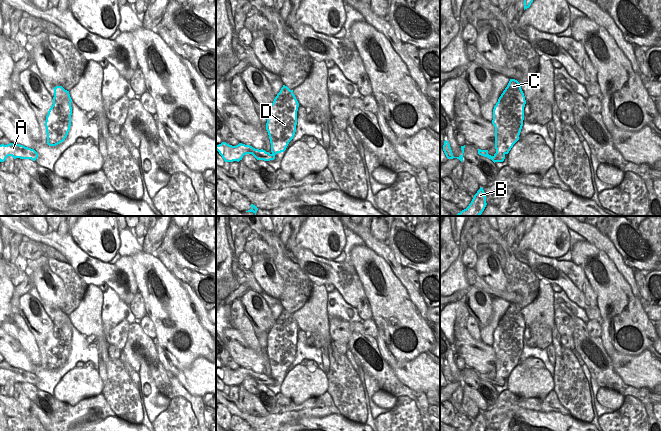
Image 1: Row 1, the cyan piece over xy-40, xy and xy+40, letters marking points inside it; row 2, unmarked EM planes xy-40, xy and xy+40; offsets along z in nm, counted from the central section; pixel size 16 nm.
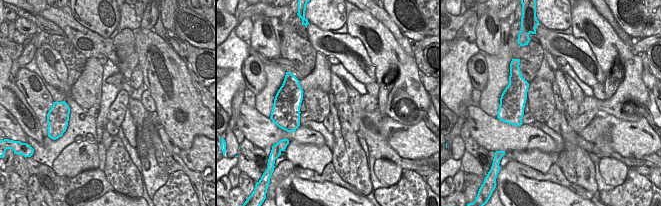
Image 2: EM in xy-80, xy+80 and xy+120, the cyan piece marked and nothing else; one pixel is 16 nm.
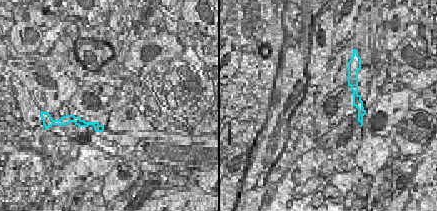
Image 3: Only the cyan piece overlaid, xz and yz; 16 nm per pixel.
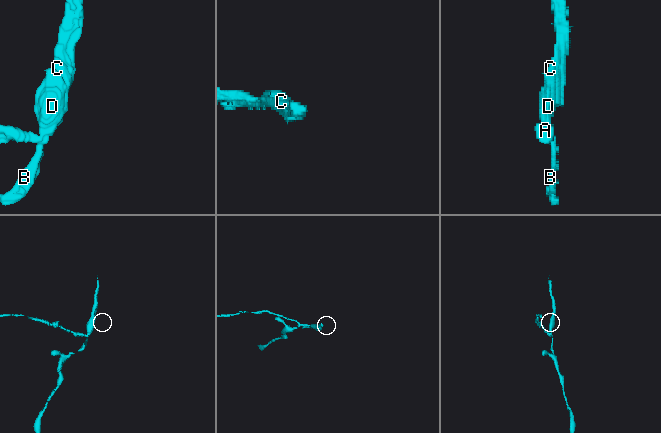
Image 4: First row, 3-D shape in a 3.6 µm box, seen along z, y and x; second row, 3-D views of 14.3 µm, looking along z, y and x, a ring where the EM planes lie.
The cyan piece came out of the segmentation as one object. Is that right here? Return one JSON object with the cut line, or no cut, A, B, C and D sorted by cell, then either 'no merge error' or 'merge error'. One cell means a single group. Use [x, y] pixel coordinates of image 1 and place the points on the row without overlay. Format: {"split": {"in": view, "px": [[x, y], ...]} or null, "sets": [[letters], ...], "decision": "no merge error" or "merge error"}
{"split": {"in": "xy+40", "px": [[494, 379], [492, 384]]}, "sets": [["A"], ["B", "C", "D"]], "decision": "merge error"}

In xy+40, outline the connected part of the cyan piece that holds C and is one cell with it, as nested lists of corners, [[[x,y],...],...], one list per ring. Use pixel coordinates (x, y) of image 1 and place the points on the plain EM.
[[[510,303],[493,333],[492,348],[495,351],[495,386],[503,386],[513,369],[519,364],[526,328],[521,308]]]

